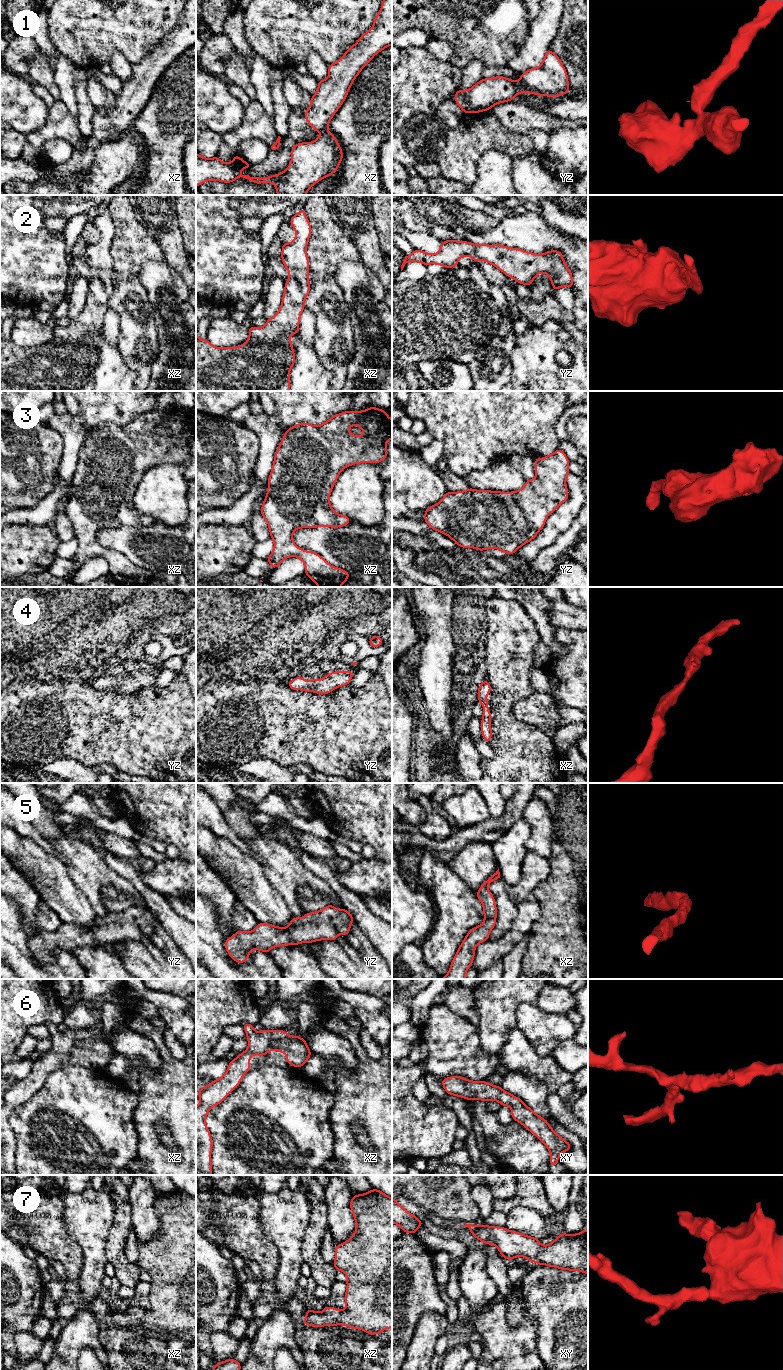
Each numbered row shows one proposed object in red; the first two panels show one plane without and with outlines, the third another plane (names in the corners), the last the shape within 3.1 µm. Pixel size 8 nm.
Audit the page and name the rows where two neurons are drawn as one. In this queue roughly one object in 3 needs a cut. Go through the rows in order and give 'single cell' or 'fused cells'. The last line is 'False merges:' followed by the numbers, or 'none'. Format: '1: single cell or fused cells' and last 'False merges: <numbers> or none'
1: fused cells
2: single cell
3: single cell
4: single cell
5: single cell
6: single cell
7: single cell
False merges: 1

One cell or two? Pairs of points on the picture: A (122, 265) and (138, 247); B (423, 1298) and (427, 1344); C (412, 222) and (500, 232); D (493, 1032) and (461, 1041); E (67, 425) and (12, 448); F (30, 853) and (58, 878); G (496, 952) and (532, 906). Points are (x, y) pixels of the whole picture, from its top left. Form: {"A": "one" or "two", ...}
{"A": "one", "B": "two", "C": "two", "D": "two", "E": "two", "F": "one", "G": "one"}

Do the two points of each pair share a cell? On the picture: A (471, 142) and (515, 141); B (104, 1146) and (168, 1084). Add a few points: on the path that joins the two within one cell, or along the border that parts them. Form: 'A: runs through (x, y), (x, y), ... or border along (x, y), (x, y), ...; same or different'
A: runs through (482, 141), (504, 141); same
B: border along (137, 1095), (134, 1125), (139, 1141); different

